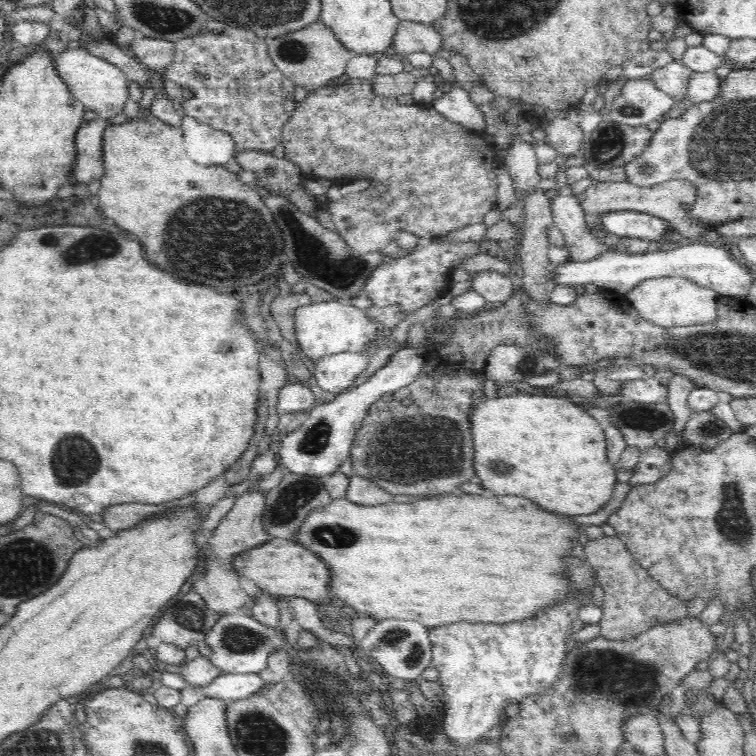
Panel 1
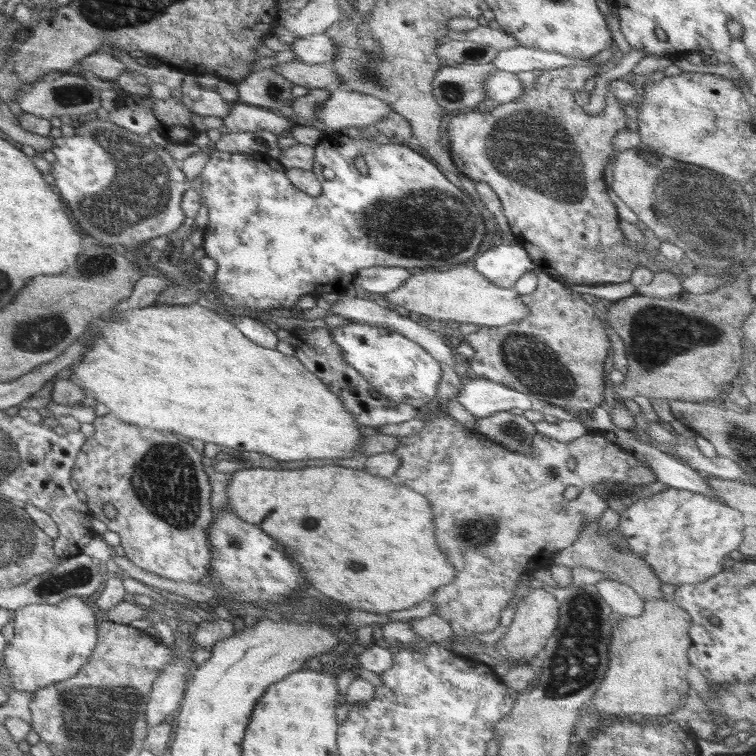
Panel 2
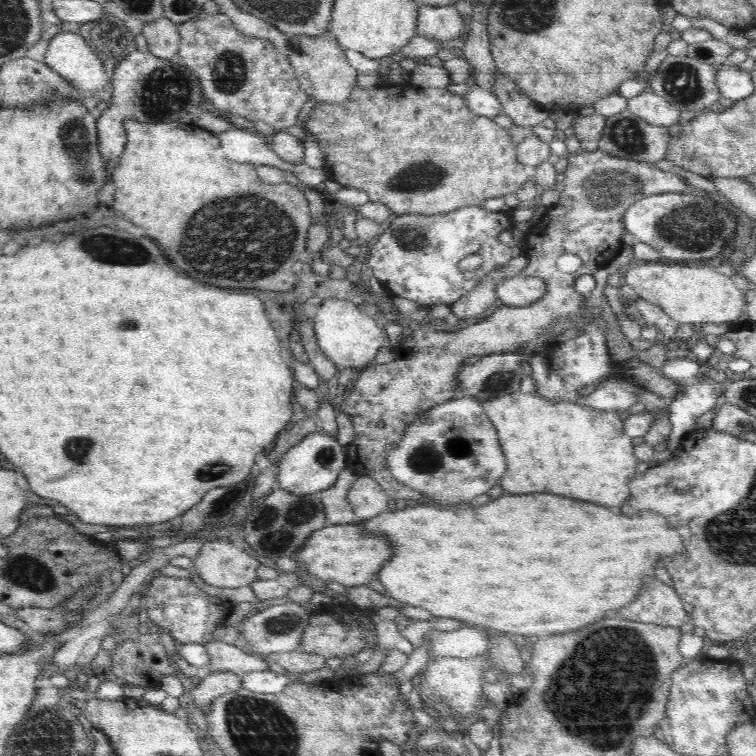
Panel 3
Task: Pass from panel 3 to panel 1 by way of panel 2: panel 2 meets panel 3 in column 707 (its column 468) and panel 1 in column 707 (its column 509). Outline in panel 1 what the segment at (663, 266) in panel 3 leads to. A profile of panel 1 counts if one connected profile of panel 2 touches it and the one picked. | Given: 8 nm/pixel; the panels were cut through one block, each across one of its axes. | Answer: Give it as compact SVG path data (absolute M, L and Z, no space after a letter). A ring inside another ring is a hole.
M664 276L647 279L631 288L625 296L644 319L663 327L710 324L718 316L717 301L722 296L712 288L680 277Z

